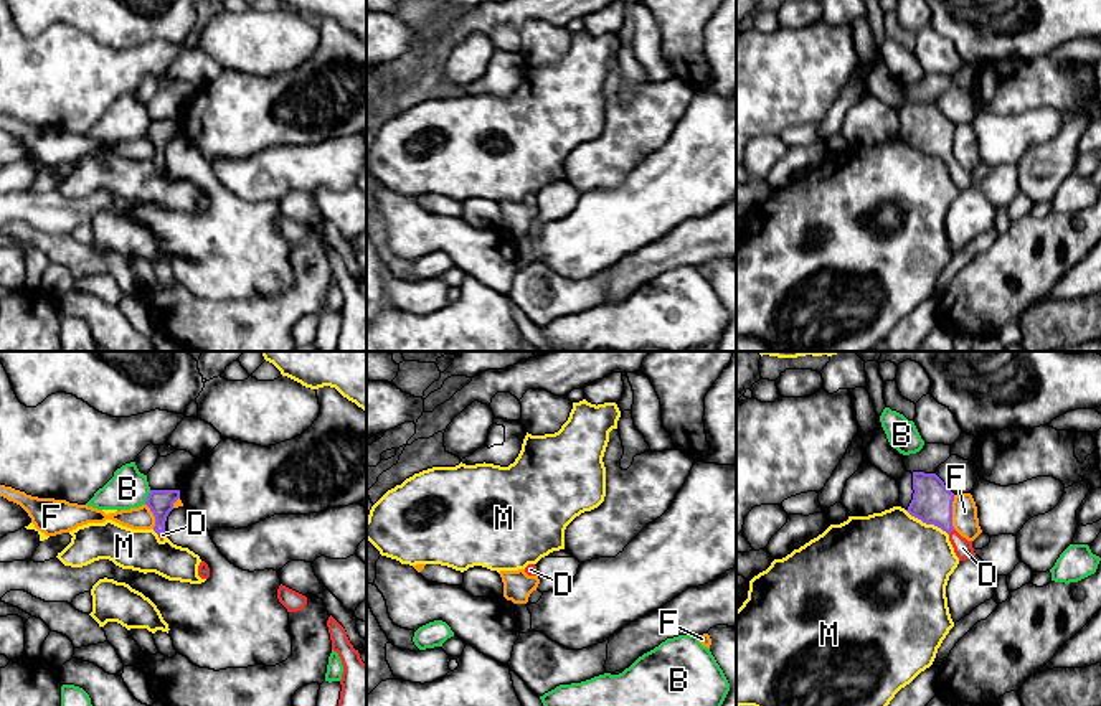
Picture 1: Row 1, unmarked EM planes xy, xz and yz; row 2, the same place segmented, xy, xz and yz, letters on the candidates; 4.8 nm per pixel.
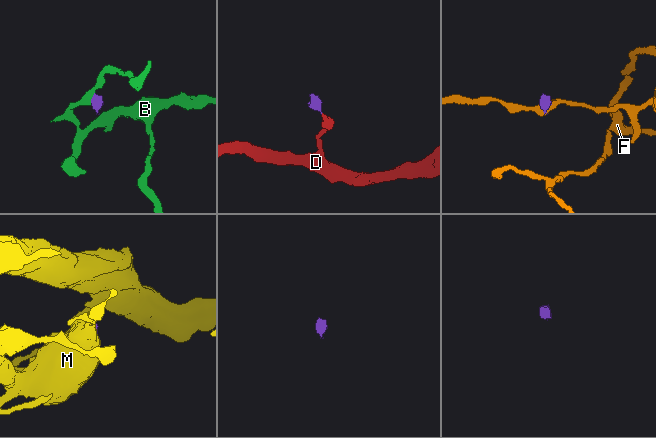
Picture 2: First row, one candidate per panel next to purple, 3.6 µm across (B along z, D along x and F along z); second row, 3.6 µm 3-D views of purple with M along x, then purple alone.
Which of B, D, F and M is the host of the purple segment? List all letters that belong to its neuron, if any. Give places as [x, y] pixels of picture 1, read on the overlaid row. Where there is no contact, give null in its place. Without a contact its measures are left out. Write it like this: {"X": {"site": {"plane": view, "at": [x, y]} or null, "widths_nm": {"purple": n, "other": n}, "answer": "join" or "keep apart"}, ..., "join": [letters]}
{"B": {"site": {"plane": "xy", "at": [147, 497]}, "widths_nm": {"purple": 130, "other": 190}, "answer": "keep apart"}, "D": {"site": {"plane": "yz", "at": [949, 531]}, "widths_nm": {"purple": 200, "other": 90}, "answer": "join"}, "F": {"site": {"plane": "yz", "at": [951, 512]}, "widths_nm": {"purple": 200, "other": 130}, "answer": "keep apart"}, "M": {"site": {"plane": "yz", "at": [926, 523]}, "widths_nm": {"purple": 200, "other": 500}, "answer": "keep apart"}, "join": ["D"]}

